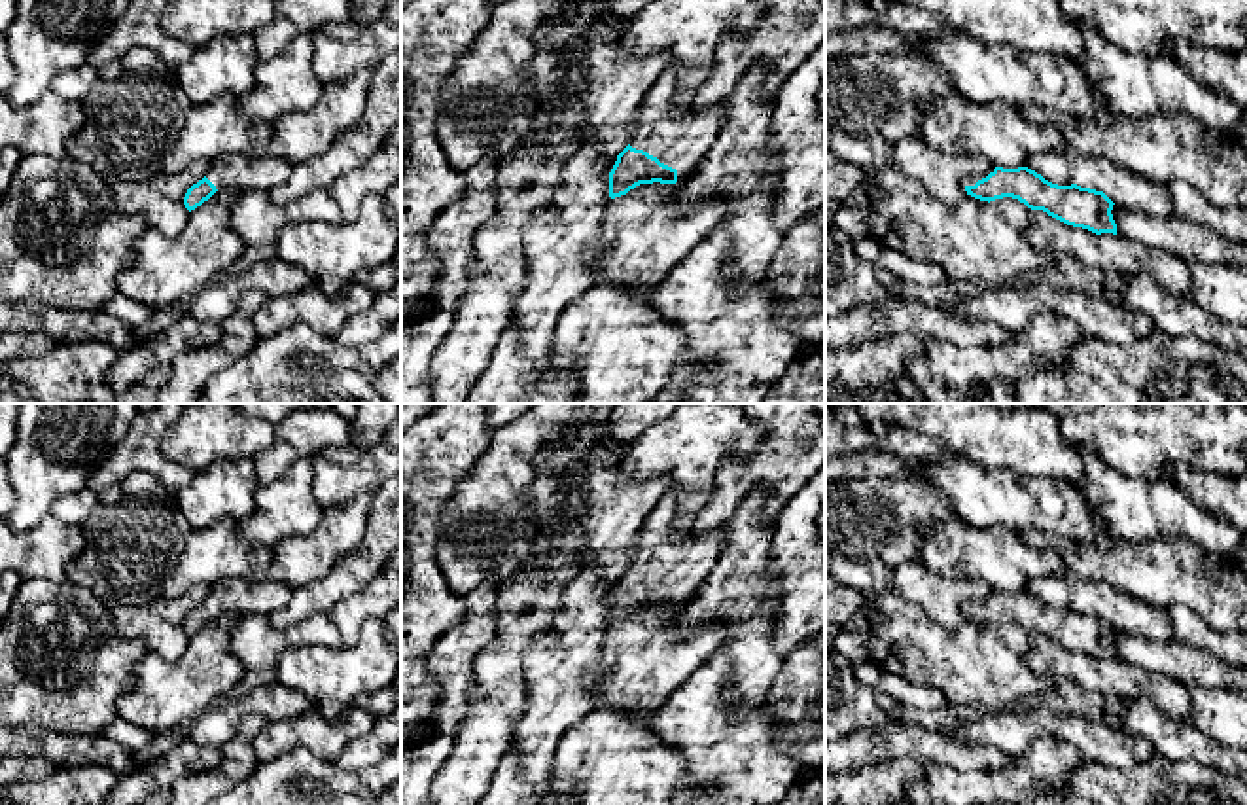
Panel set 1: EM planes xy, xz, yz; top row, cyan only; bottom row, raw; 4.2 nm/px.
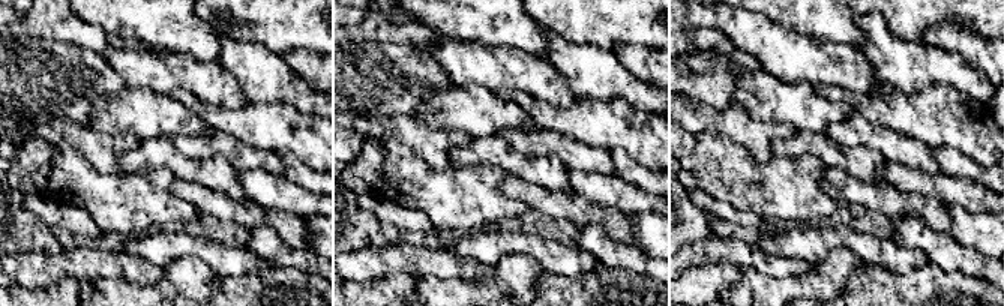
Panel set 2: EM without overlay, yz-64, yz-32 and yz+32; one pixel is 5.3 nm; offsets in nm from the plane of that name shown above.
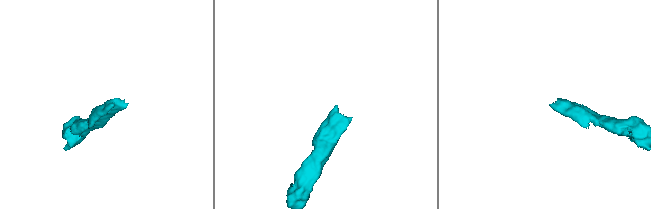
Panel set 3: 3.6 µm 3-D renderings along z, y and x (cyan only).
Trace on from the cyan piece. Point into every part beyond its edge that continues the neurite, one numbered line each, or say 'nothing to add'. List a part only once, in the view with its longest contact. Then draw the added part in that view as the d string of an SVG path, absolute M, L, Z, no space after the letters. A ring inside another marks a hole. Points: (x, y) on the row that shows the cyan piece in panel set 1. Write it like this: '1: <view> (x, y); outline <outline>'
1: xz (678, 137); outline M668 66L649 89L632 123L630 146L676 169L677 180L687 180L719 134L727 100L704 110L681 108L674 102L677 76Z

